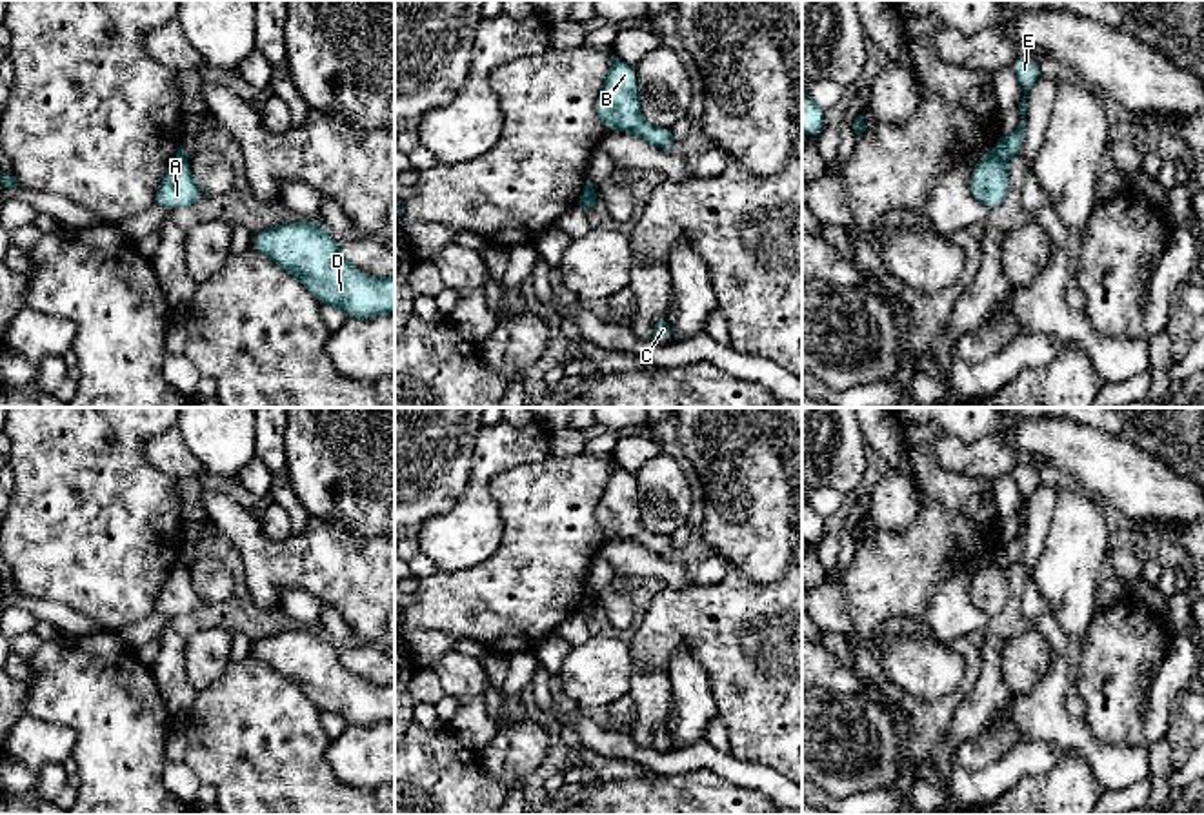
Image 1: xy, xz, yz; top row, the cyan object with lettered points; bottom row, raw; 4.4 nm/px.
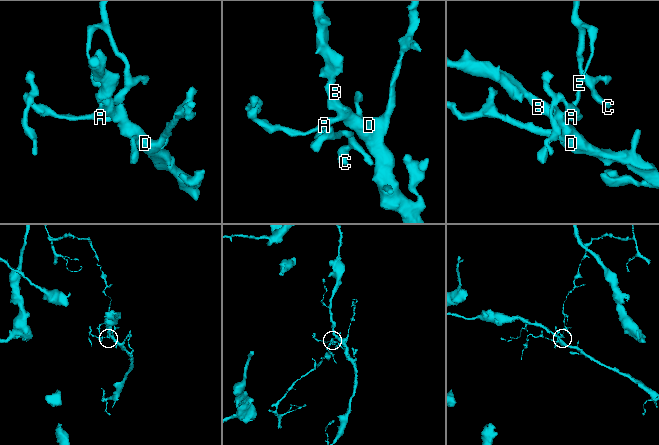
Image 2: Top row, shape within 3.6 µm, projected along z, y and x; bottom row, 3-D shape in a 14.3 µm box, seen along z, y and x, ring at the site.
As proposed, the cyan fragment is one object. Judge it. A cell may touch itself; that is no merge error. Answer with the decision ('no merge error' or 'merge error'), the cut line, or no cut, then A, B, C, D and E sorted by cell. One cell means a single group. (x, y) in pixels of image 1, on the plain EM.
merge error | yz (992, 561), (1004, 568) | A B D / C E

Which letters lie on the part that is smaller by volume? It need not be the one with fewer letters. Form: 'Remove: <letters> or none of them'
Remove: C, E

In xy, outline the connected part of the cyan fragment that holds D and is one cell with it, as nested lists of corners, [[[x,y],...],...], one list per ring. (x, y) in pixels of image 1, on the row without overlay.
[[[295,628],[266,635],[251,644],[251,653],[286,679],[293,680],[318,711],[336,713],[346,724],[355,726],[395,720],[395,680],[378,686],[349,673],[340,662],[338,648],[311,628]]]

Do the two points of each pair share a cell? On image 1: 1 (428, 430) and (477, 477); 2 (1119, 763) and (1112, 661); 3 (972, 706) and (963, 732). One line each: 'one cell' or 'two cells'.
1: two cells
2: two cells
3: one cell

